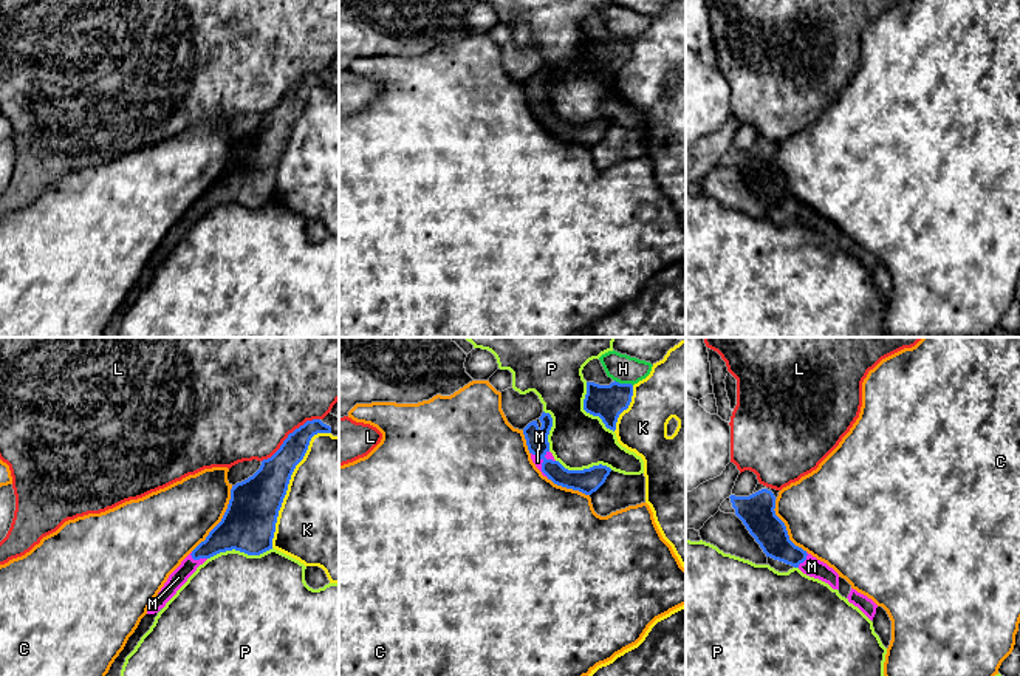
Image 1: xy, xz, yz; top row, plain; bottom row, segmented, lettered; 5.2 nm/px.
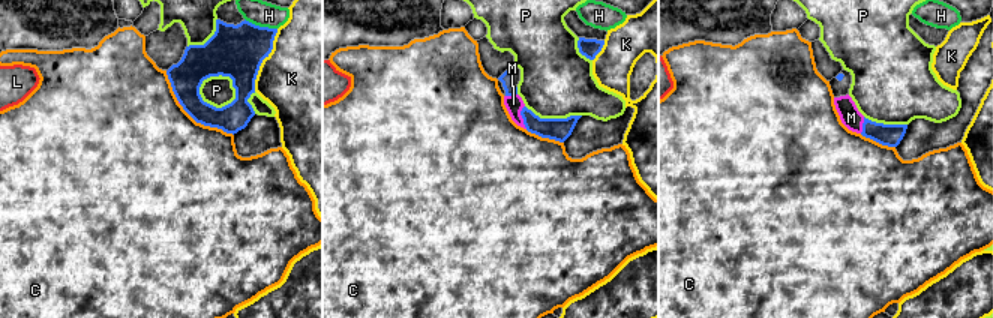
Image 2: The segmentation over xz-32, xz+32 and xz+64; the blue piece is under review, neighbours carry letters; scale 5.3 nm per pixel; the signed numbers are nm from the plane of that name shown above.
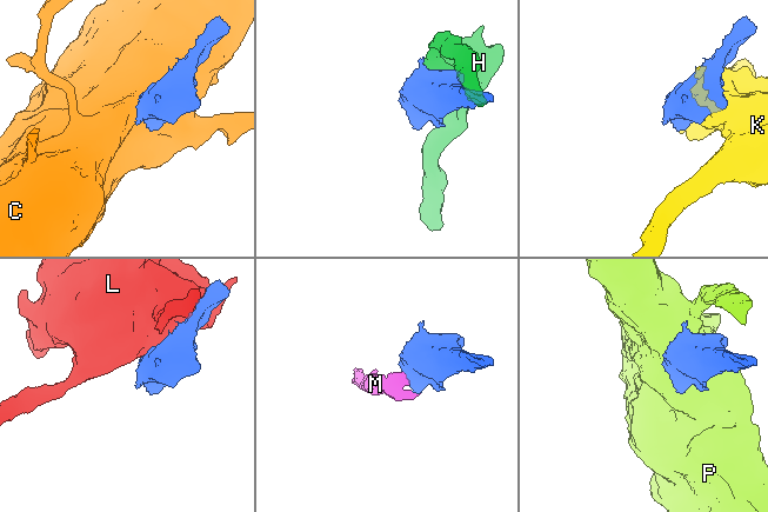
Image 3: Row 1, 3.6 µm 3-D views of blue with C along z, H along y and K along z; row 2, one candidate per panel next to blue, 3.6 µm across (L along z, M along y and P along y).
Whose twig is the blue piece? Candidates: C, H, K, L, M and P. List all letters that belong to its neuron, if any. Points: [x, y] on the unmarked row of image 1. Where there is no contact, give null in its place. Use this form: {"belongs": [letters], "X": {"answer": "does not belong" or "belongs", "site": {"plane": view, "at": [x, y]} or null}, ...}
{"belongs": ["M"], "C": {"answer": "does not belong", "site": {"plane": "xy", "at": [222, 174]}}, "H": {"answer": "does not belong", "site": {"plane": "xz", "at": [624, 37]}}, "K": {"answer": "does not belong", "site": {"plane": "xy", "at": [288, 136]}}, "L": {"answer": "does not belong", "site": {"plane": "xy", "at": [288, 88]}}, "M": {"answer": "belongs", "site": {"plane": "xy", "at": [198, 212]}}, "P": {"answer": "does not belong", "site": {"plane": "xy", "at": [240, 204]}}}

